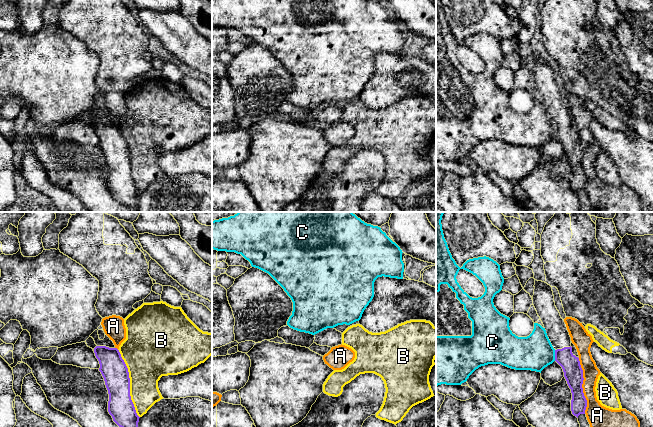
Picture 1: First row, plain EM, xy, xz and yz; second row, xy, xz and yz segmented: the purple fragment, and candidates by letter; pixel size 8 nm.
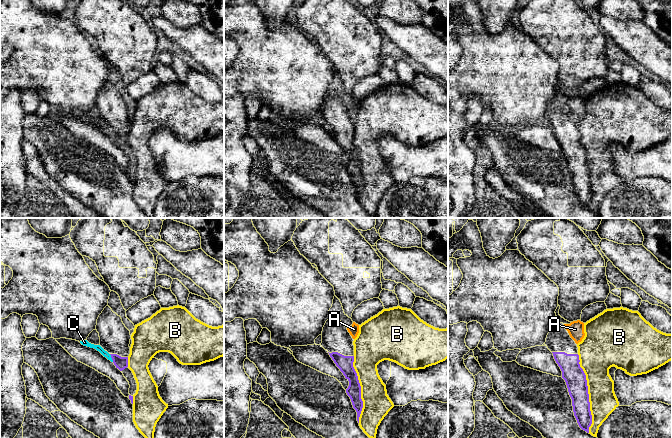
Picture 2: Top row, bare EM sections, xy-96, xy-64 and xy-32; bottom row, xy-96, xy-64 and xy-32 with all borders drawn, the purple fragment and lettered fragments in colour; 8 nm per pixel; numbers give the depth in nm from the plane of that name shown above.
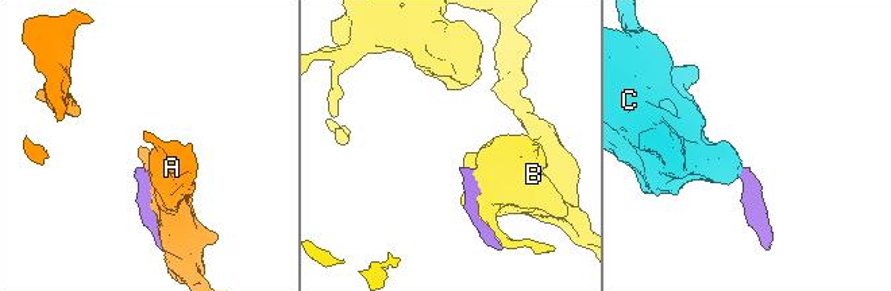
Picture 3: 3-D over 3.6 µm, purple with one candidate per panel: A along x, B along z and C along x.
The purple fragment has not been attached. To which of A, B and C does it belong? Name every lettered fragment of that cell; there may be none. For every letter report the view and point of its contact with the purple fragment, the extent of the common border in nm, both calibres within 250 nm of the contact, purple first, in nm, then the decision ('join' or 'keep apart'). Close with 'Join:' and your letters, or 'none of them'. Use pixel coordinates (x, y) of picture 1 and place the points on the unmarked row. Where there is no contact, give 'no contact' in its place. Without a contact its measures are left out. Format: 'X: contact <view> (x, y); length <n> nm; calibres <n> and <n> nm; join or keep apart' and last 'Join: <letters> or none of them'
A: contact yz (581, 162); length 460 nm; calibres 160 and 160 nm; keep apart
B: contact xy (129, 159); length 600 nm; calibres 200 and 360 nm; keep apart
C: contact yz (555, 131); length 90 nm; calibres 160 and 280 nm; keep apart
Join: none of them

